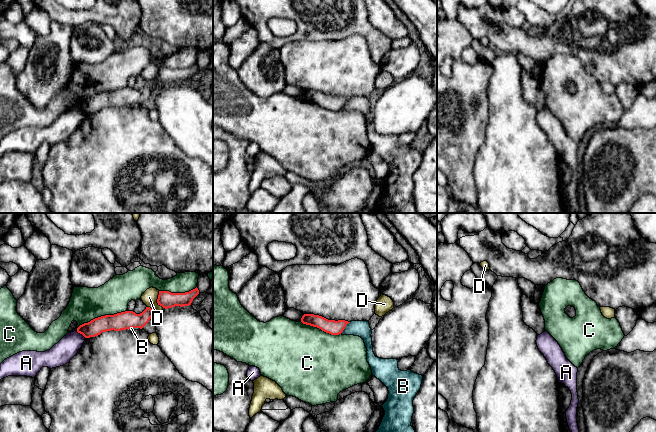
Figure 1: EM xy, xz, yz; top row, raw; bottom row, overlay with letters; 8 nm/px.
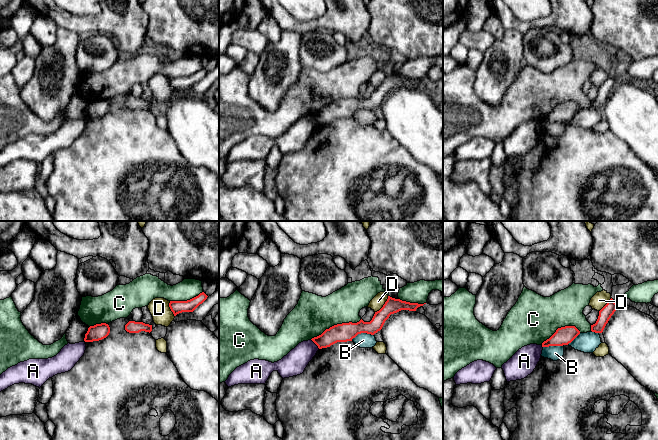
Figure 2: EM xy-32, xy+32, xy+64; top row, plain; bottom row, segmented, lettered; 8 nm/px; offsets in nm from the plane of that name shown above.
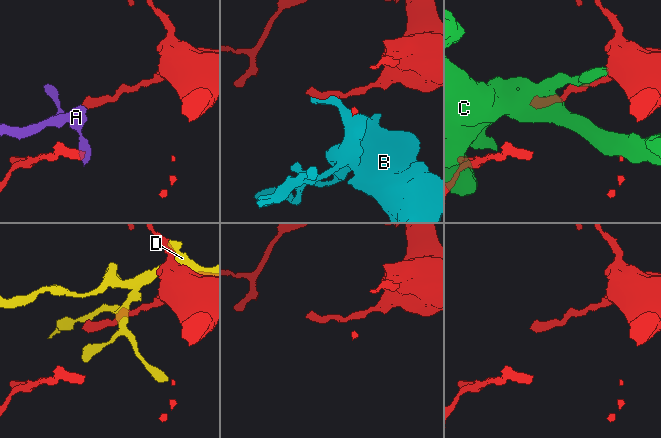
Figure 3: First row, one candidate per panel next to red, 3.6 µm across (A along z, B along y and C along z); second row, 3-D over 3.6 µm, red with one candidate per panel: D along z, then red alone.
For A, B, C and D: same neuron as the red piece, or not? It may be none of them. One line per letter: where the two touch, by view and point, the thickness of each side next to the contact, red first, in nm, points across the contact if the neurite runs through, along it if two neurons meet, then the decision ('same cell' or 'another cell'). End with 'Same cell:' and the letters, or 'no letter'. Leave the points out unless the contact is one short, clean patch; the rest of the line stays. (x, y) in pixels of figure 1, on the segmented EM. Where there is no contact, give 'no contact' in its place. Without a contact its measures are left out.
A: meets red in xy at (81, 333); 140 nm thick on the red side, 180 nm on the other; border along xy (76, 331), (85, 337); another cell
B: meets red in xz at (345, 326); 120 nm thick on the red side, 130 nm on the other; another cell
C: meets red in xy at (101, 316); 140 nm thick on the red side, 260 nm on the other; another cell
D: meets red in xy at (157, 300); 140 nm thick on the red side, 120 nm on the other; another cell
Same cell: no letter

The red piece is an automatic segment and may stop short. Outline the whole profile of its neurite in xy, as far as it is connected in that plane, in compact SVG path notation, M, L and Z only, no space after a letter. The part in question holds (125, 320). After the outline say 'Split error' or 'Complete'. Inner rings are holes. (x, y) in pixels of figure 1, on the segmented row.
M150 307L136 314L133 311L125 311L114 315L105 315L84 323L77 328L77 332L85 338L95 337L106 331L121 331L131 328L142 329L153 316Z. Complete

